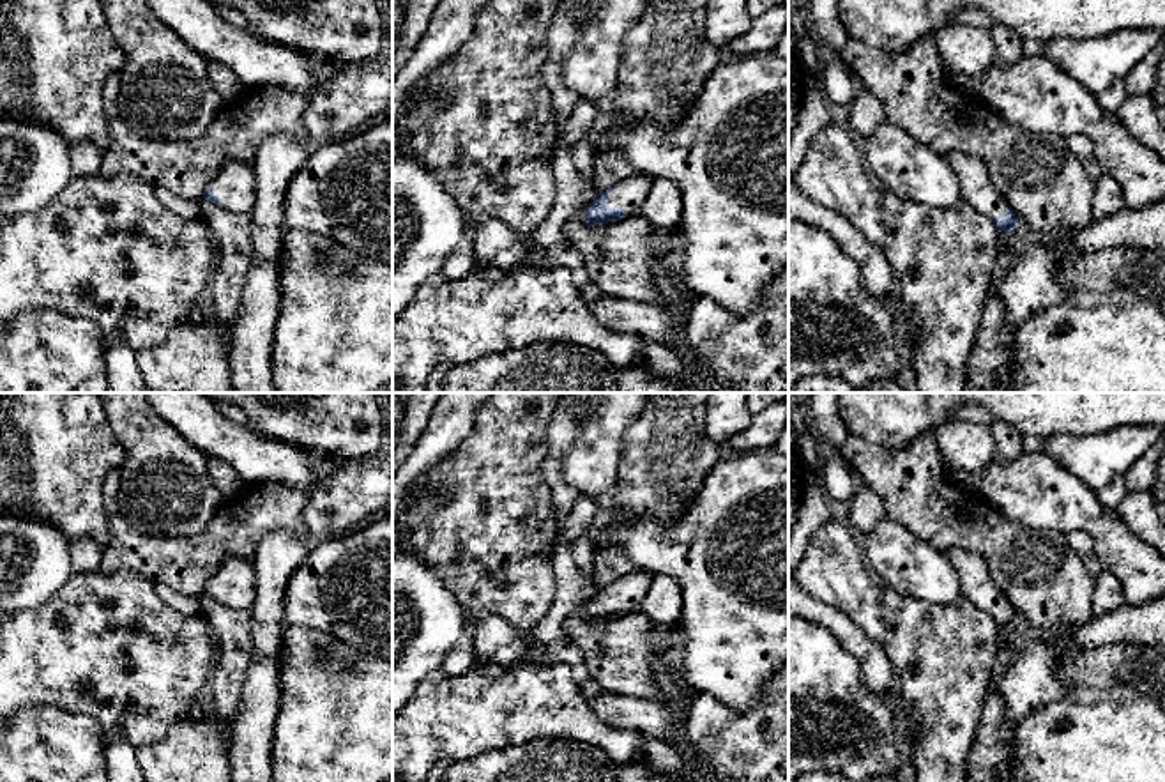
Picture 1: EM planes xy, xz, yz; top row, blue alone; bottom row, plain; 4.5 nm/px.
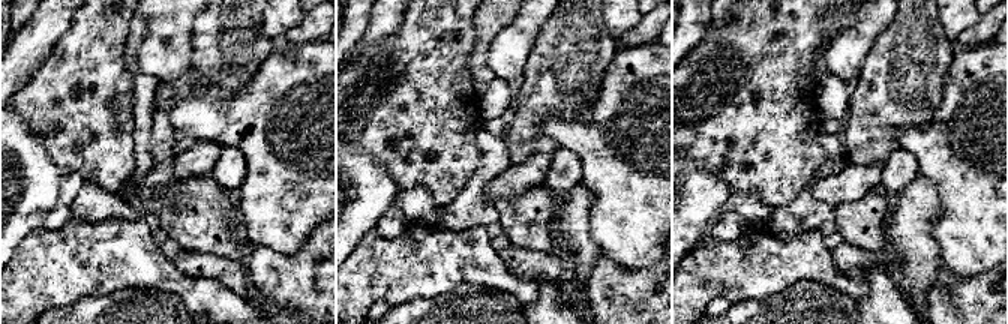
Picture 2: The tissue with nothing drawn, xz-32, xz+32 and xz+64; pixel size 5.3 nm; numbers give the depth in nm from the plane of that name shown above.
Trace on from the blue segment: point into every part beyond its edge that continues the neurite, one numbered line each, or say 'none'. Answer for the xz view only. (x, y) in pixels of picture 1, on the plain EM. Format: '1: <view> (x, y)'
1: xz (630, 590)

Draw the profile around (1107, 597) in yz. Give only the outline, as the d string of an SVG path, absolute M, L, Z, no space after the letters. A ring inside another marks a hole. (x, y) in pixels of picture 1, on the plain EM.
M1105 570L1094 582L1091 616L1098 617L1108 612L1116 612L1124 603L1126 602L1119 579Z

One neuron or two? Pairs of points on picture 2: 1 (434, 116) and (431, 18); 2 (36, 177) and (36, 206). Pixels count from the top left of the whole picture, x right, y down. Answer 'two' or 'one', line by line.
1: one
2: one

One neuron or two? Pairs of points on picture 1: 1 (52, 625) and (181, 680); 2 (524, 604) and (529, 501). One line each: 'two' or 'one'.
1: one
2: one

